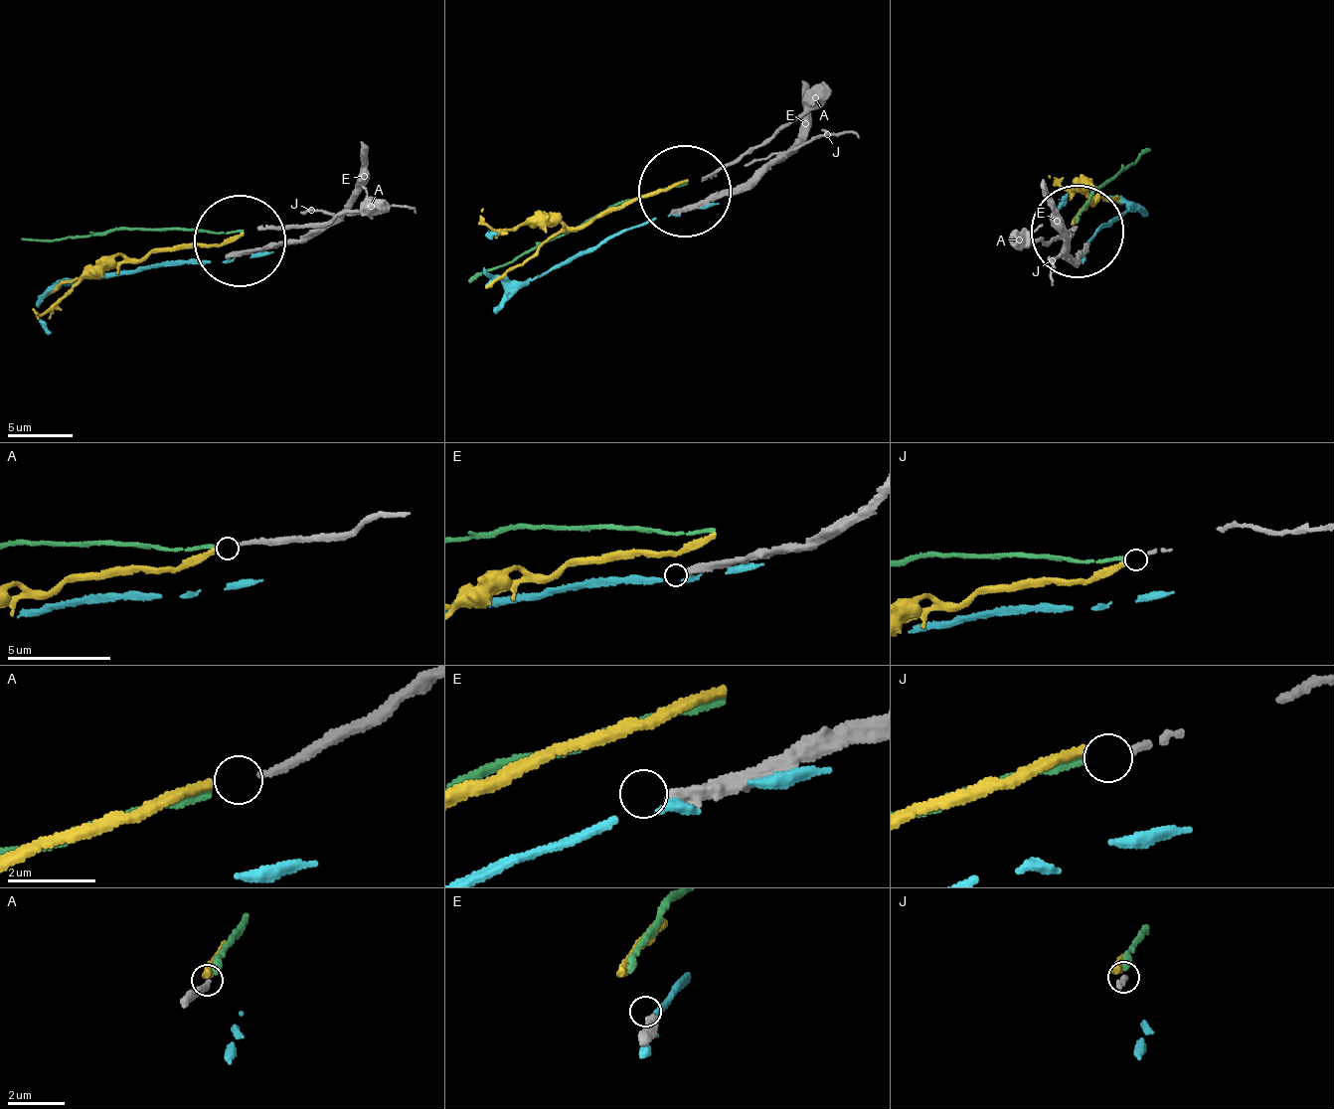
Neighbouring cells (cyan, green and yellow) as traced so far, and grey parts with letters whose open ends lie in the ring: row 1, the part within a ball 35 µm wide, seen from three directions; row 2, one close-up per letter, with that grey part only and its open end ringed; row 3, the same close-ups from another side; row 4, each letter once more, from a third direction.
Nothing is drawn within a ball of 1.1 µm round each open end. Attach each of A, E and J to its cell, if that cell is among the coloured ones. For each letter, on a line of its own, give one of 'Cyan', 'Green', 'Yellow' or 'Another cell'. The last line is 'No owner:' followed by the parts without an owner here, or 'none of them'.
A: Yellow
E: Another cell
J: Green
No owner: E

